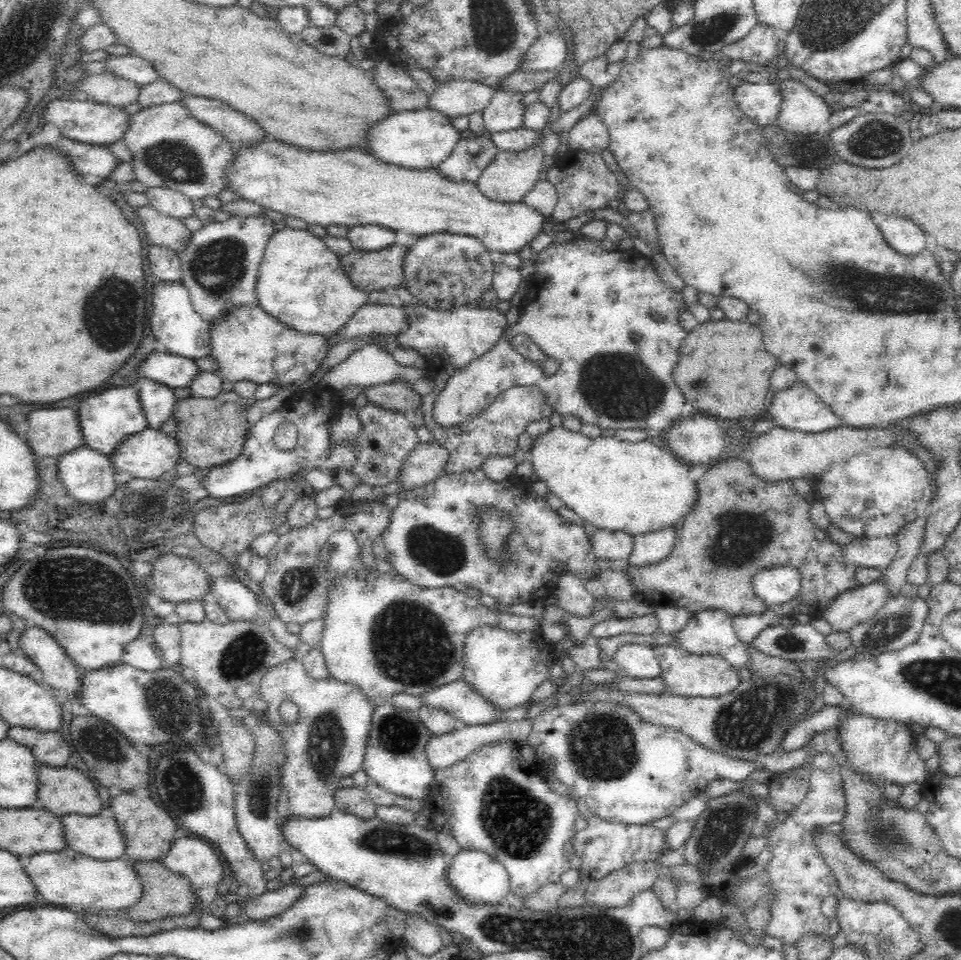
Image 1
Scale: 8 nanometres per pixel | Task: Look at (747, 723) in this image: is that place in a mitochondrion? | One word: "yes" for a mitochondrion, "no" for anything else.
yes

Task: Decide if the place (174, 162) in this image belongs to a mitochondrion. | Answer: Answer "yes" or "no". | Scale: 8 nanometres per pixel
yes

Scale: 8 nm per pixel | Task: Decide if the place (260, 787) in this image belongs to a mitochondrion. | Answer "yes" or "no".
yes

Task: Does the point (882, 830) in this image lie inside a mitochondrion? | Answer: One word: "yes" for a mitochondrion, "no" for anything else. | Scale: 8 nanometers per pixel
yes

